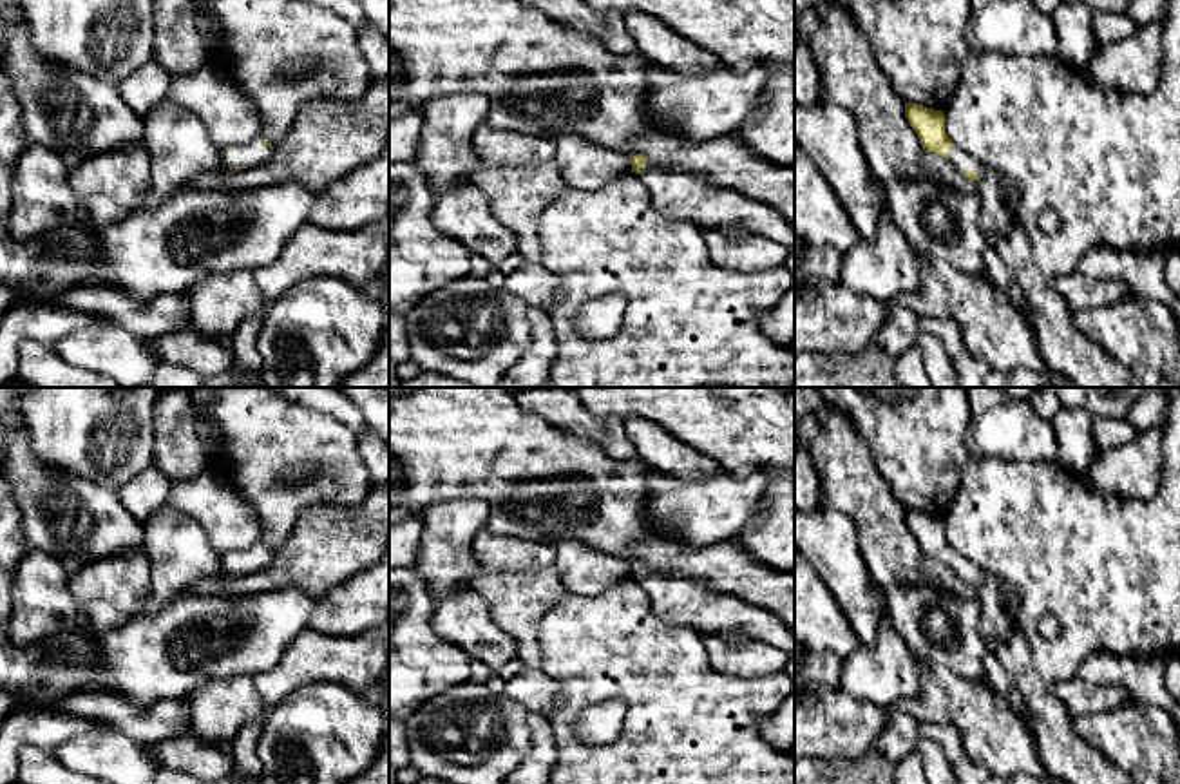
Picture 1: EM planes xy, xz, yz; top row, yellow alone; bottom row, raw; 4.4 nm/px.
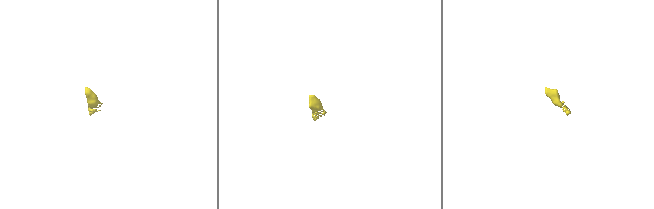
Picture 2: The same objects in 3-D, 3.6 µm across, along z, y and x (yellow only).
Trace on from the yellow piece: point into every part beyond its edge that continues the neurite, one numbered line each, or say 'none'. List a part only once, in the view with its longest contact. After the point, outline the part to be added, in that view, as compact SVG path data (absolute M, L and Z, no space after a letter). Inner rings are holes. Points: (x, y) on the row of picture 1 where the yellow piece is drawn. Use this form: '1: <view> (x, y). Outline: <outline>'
1: yz (999, 210). Outline: M952 145L947 150L948 161L961 172L974 170L977 174L977 194L981 210L977 228L986 237L1001 237L1013 223L1019 223L1019 208L1015 199L1003 188L997 174L981 161L966 154L961 147Z

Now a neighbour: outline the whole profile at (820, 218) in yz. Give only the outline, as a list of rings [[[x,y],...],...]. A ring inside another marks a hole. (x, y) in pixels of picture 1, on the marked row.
[[[795,141],[795,235],[809,246],[849,252],[861,237],[809,154]]]

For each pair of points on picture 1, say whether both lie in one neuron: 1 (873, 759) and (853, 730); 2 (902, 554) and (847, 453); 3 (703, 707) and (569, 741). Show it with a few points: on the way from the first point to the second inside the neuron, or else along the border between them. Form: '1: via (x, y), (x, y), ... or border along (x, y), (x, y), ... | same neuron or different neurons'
1: border along (873, 746), (855, 757), (826, 759) | different neurons
2: via (882, 529), (878, 515), (849, 478) | same neuron
3: via (670, 739), (652, 757), (601, 757) | same neuron

